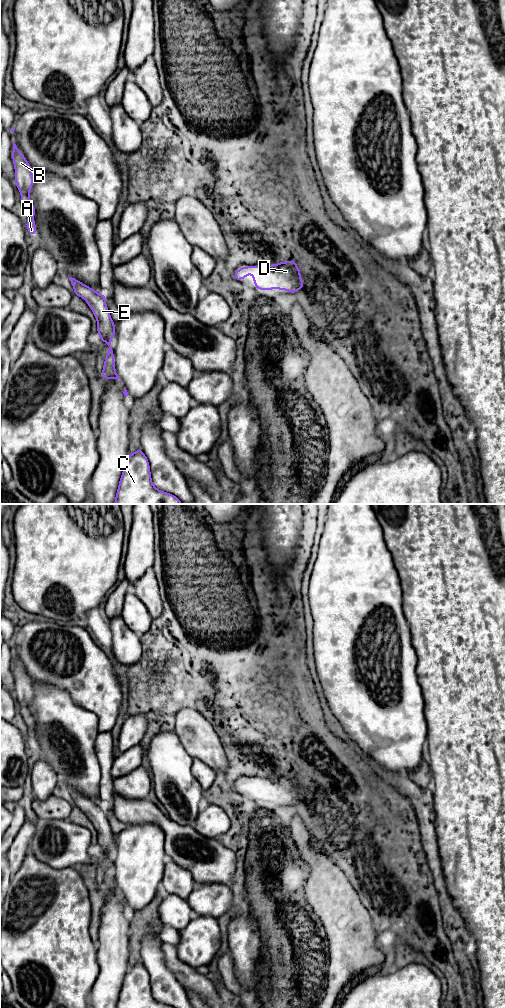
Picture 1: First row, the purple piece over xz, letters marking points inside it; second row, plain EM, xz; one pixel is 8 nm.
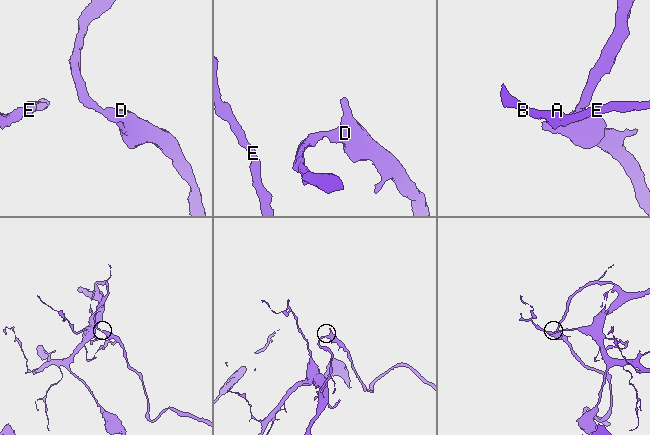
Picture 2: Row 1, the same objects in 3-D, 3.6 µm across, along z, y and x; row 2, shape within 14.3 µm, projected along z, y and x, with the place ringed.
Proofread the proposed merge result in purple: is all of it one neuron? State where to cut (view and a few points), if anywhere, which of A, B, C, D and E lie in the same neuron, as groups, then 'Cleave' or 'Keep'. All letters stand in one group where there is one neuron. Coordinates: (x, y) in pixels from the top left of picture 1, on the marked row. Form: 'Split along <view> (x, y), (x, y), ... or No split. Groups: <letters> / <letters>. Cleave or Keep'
No split. Groups: A B C D E. Keep

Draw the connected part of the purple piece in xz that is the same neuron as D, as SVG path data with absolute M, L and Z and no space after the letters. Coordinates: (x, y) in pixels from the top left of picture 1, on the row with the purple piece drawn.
M294 260L278 262L275 265L243 266L234 272L234 278L237 281L241 281L243 278L248 277L249 272L253 275L254 285L257 290L273 290L276 288L278 290L287 290L289 293L295 294L305 285L304 281L300 279L301 272Z

